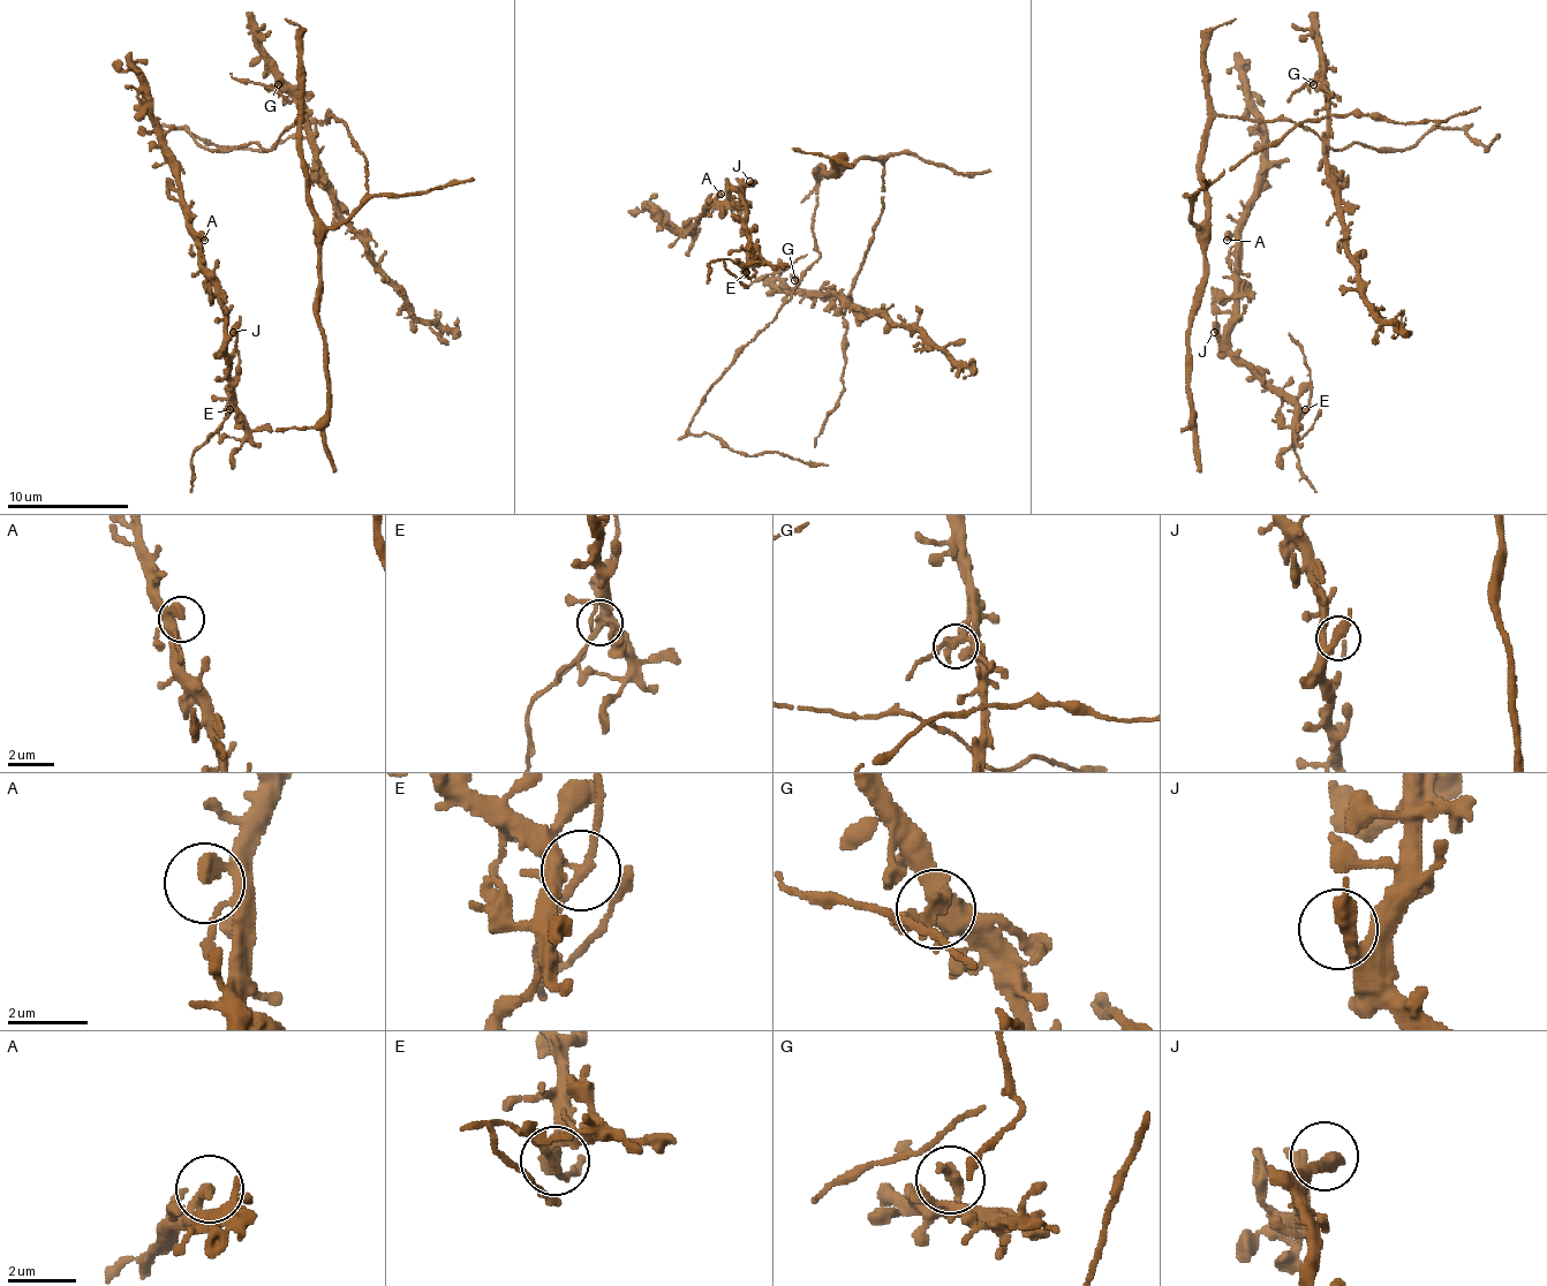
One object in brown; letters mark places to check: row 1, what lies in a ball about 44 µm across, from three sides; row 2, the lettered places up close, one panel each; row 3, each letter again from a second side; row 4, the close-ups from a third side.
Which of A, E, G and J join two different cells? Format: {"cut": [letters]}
{"cut": ["E"]}

